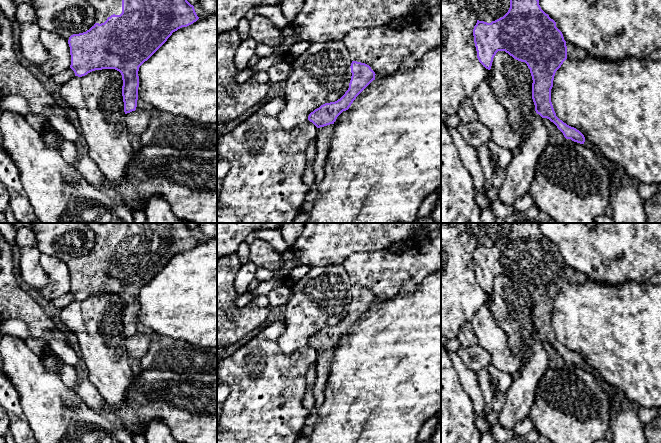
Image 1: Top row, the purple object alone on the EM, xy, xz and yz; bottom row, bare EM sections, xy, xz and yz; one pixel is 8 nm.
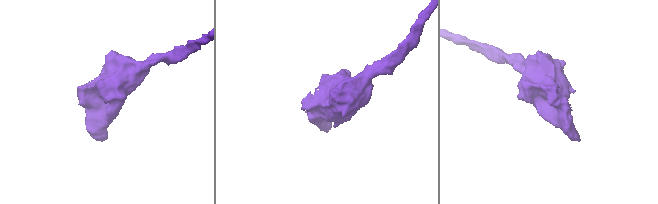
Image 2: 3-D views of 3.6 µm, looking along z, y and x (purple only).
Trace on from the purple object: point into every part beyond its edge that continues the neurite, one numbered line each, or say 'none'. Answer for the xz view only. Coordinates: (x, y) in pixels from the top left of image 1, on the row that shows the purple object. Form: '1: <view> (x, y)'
1: xz (324, 134)

